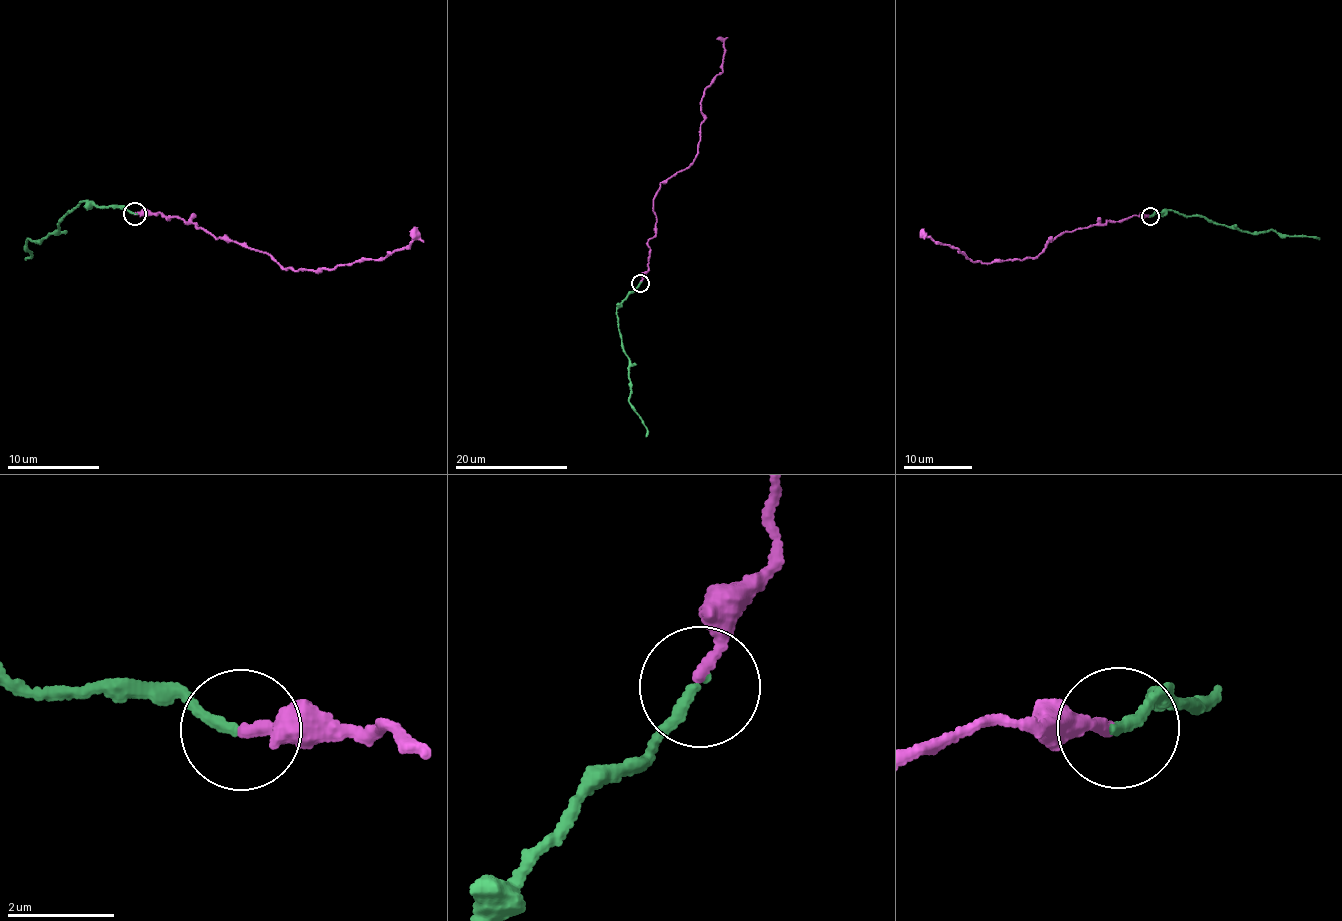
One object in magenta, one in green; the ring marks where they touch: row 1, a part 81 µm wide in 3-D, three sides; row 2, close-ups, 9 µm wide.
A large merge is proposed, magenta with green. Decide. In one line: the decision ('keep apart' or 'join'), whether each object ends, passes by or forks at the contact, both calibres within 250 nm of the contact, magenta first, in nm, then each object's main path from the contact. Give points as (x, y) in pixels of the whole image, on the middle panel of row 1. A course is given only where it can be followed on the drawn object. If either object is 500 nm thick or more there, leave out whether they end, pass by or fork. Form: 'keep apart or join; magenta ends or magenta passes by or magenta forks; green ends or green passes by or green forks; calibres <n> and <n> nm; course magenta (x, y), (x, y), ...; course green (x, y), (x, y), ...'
join; magenta ends; green ends; calibres 220 and 190 nm; course magenta (640, 282), (656, 234), (655, 193), (697, 154), (703, 92), (722, 72), (718, 37); course green (640, 283), (616, 310), (616, 318), (623, 351), (629, 359), (630, 404), (645, 428), (647, 436)

